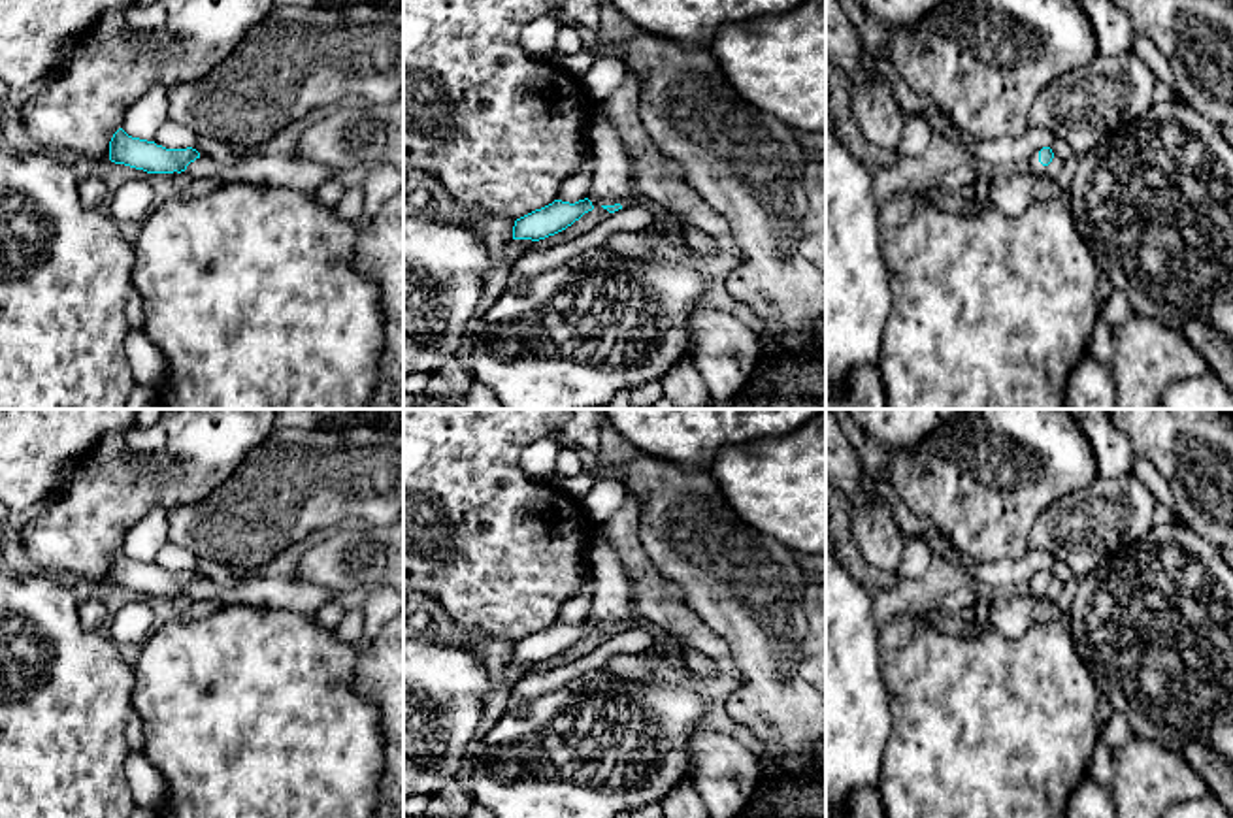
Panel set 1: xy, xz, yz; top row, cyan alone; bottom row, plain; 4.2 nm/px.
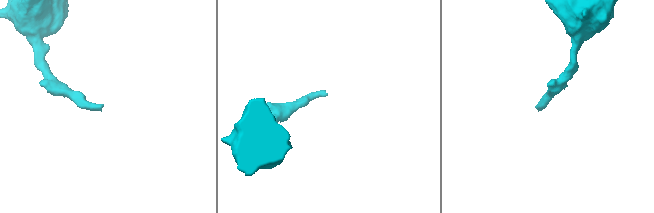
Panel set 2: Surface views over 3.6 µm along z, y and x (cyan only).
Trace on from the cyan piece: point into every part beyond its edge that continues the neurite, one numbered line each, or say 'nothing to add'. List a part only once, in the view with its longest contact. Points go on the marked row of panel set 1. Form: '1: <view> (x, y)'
1: yz (1009, 193)

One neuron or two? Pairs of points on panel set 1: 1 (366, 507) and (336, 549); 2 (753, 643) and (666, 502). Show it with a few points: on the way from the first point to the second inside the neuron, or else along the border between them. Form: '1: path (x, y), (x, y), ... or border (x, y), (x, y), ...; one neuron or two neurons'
1: border (378, 530), (366, 524), (340, 524), (321, 536); two neurons
2: path (753, 607), (753, 594), (696, 538); one neuron

